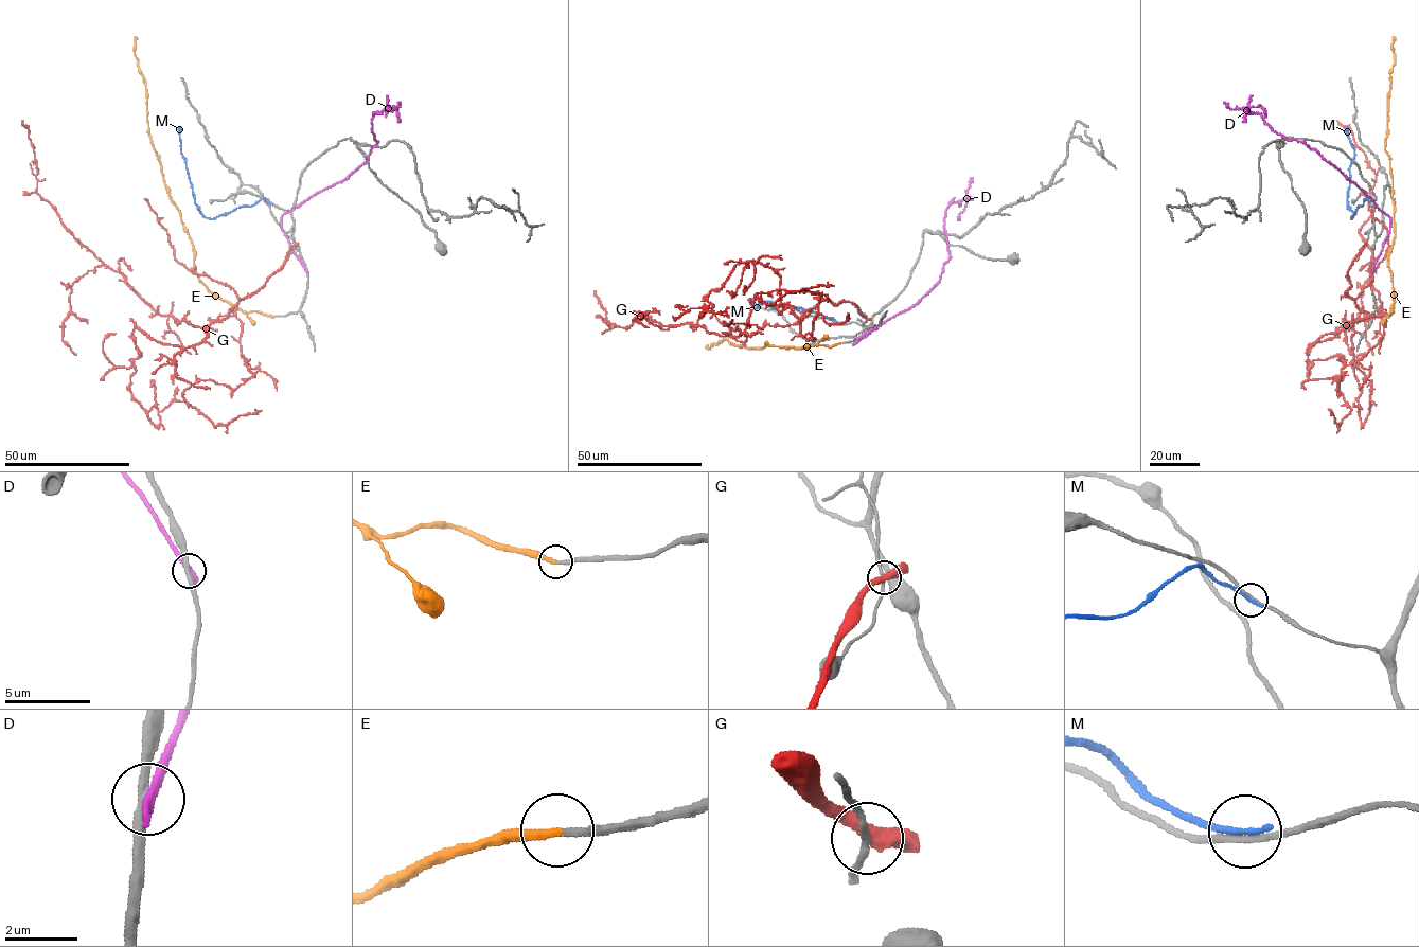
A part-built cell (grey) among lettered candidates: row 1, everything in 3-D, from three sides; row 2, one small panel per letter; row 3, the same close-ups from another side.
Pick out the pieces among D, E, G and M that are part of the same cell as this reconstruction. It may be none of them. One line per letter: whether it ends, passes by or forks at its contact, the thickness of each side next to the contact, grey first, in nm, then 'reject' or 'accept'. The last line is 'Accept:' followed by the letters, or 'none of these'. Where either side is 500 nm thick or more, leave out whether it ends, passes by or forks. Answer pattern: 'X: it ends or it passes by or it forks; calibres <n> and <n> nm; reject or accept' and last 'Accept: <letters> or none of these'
D: it ends; calibres 280 and 340 nm; reject
E: it ends; calibres 240 and 280 nm; accept
G: it passes by; calibres 170 and 400 nm; reject
M: it ends; calibres 170 and 190 nm; reject
Accept: E

